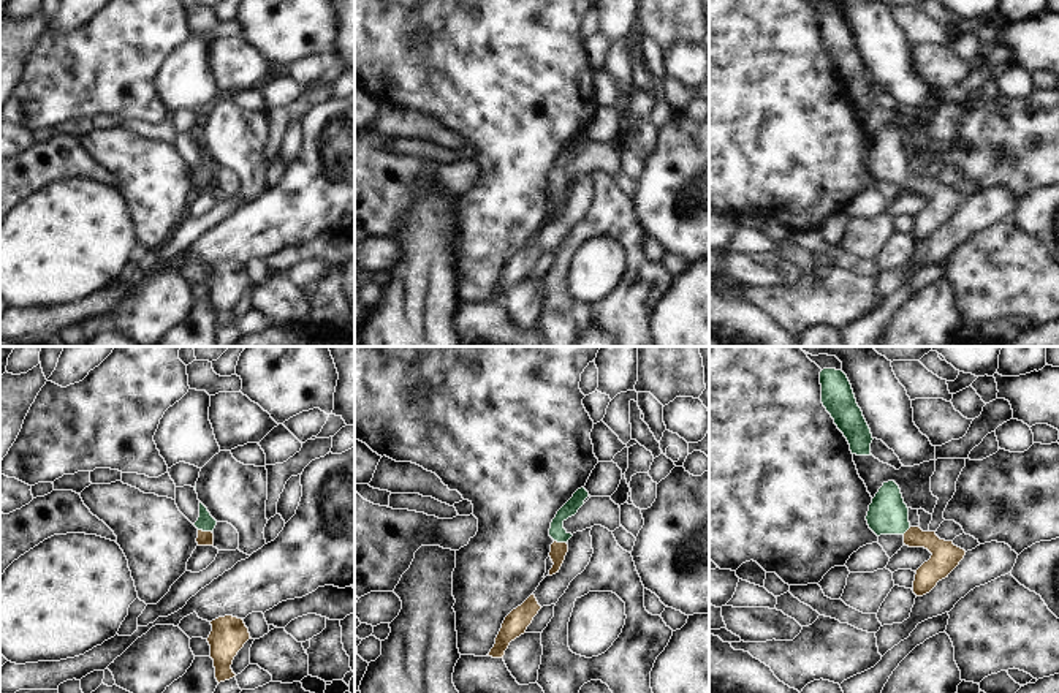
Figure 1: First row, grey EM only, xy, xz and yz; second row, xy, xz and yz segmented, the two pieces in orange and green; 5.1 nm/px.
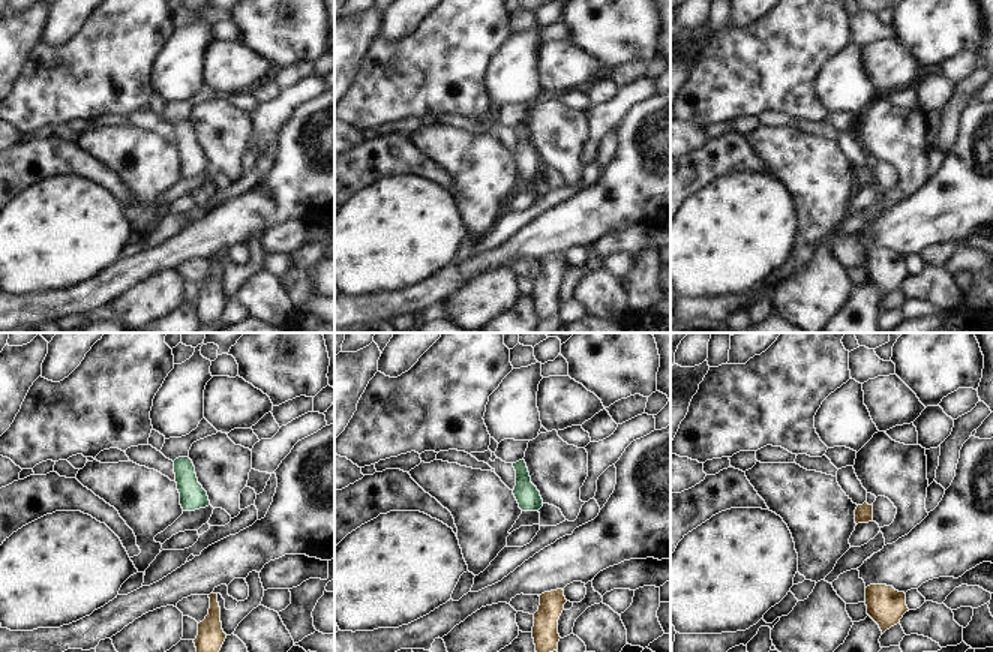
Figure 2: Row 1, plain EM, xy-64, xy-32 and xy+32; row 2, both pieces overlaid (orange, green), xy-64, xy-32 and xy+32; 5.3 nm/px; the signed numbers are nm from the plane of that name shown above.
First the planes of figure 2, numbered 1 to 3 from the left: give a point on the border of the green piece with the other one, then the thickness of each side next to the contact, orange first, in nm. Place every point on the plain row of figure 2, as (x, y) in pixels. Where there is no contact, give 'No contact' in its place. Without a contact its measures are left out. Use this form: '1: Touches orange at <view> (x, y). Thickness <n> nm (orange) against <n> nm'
1: No contact
2: No contact
3: No contact.

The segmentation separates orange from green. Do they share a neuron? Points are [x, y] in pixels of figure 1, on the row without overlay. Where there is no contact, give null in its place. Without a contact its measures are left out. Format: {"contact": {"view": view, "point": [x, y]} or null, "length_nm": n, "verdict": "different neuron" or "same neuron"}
{"contact": {"view": "xy", "point": [204, 177]}, "length_nm": 70, "verdict": "same neuron"}

